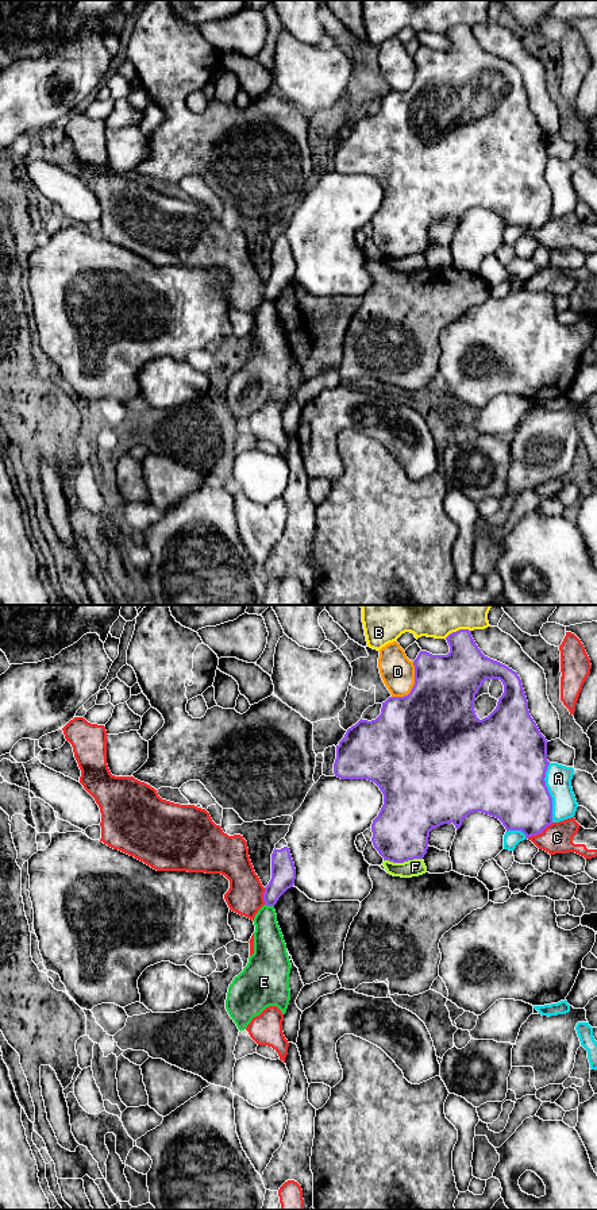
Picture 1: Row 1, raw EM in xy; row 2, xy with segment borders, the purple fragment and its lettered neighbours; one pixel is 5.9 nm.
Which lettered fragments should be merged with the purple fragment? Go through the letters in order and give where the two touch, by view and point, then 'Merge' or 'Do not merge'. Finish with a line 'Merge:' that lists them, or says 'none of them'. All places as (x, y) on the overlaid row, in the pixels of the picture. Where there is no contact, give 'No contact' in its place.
A: Touches purple at xy (549, 793). Do not merge
B: Touches purple at xy (457, 631). Do not merge
C: Touches purple at xy (539, 832). Do not merge
D: Touches purple at xy (413, 686). Do not merge
E: Touches purple at xy (269, 905). Do not merge
F: Touches purple at xy (403, 862). Do not merge
Merge: none of them

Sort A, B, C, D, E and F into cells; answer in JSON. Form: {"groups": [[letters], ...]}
{"groups": [["A"], ["B"], ["C"], ["D"], ["E"], ["F"]]}

